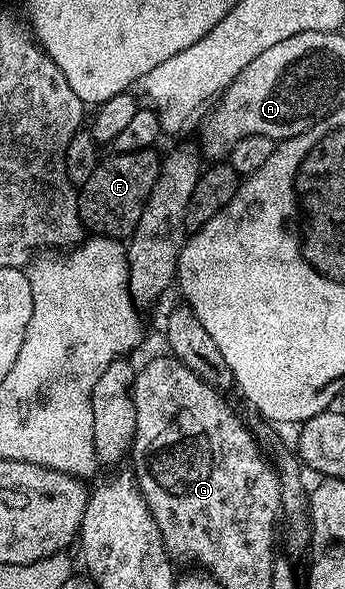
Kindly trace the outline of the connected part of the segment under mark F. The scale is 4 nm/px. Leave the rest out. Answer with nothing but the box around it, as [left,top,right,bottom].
[78,149,160,239]

